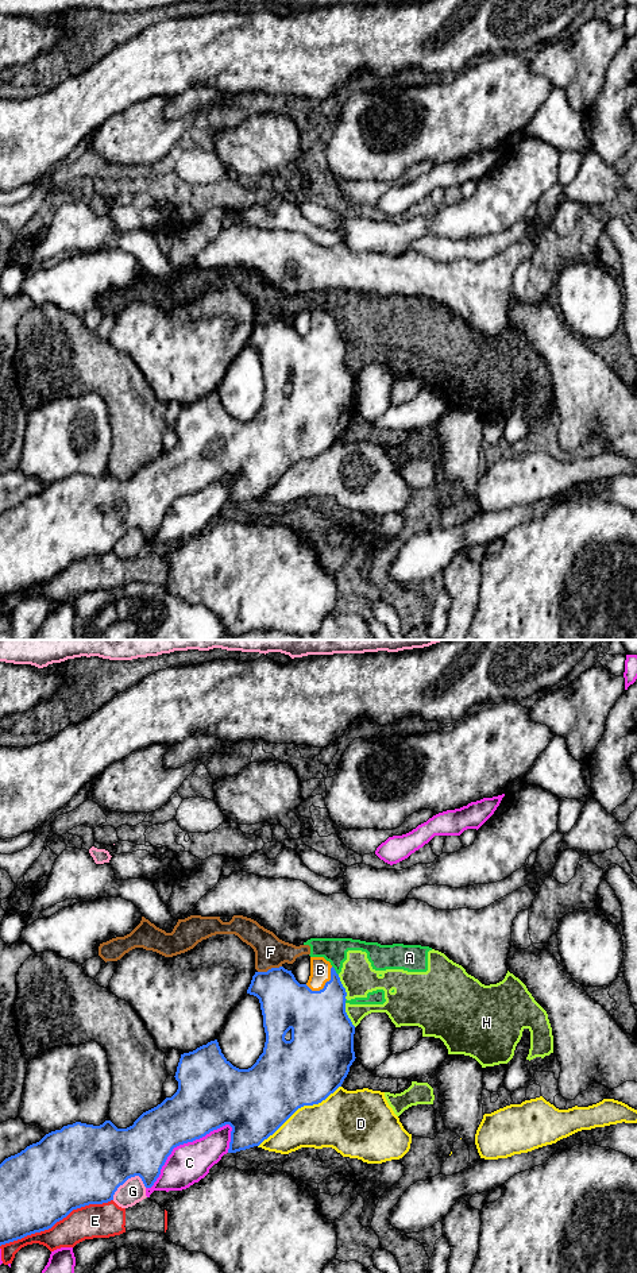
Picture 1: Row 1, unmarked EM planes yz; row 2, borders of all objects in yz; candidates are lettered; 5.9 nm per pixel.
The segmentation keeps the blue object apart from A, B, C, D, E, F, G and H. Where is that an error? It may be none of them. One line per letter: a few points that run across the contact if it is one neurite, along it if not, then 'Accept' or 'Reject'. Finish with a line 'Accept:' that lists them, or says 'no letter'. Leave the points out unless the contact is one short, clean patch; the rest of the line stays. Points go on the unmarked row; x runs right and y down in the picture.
A: Line: yz (332, 317), (338, 327). Reject
B: Accept
C: Reject
D: Reject
E: Reject
F: Line: yz (281, 317), (258, 324). Reject
G: Reject
H: Reject
Accept: B

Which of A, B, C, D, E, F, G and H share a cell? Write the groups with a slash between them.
A F H / B / C / D / E / G

